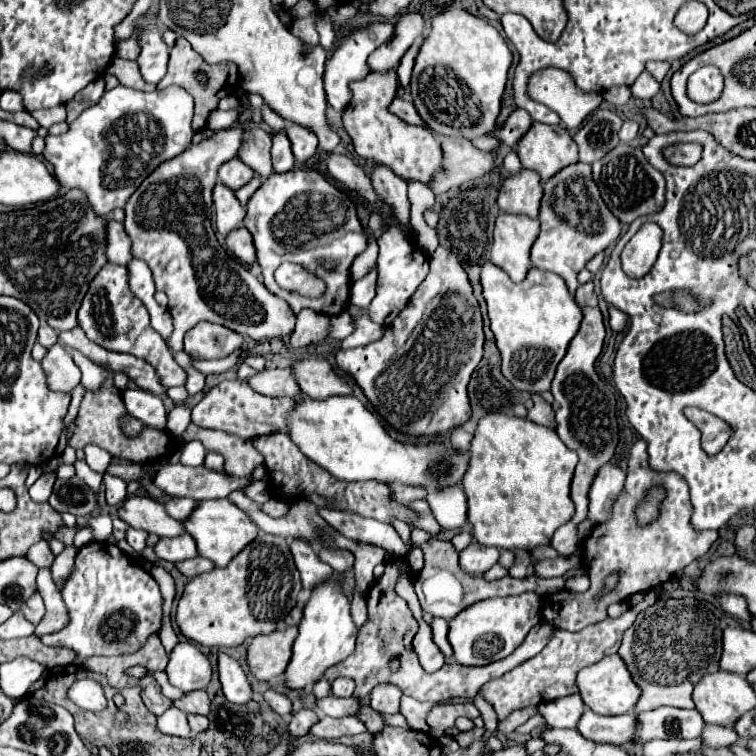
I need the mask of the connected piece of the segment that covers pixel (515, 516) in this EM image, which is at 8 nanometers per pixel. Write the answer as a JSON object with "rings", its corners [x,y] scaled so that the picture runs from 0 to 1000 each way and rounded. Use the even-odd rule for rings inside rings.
{"rings":[[[644,546],[634,554],[620,597],[623,604],[610,642],[618,655],[626,710],[636,721],[649,721],[660,726],[702,729],[713,721],[726,721],[734,700],[750,692],[758,681],[753,639],[763,615],[761,597],[750,594],[731,567],[716,565],[694,552],[673,552],[668,546]]]}

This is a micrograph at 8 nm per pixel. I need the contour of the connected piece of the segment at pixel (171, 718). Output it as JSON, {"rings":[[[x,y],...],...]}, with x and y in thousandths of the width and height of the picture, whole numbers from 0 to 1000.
{"rings":[[[224,935],[213,948],[208,948],[208,962],[210,967],[216,967],[218,972],[231,972],[231,975],[253,975],[250,959],[247,959],[247,943]]]}

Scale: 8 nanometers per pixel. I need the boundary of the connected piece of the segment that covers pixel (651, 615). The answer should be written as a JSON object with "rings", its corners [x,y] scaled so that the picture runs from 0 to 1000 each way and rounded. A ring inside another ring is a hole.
{"rings":[[[919,790],[874,792],[858,806],[848,808],[840,824],[827,835],[819,866],[827,874],[837,901],[848,909],[848,922],[837,938],[840,946],[877,933],[917,938],[914,917],[919,903],[930,893],[951,888],[954,829],[951,819],[943,811],[938,816],[938,811],[940,808],[935,808],[935,803]],[[898,845],[906,851],[901,856],[922,856],[922,866],[898,866]]]}

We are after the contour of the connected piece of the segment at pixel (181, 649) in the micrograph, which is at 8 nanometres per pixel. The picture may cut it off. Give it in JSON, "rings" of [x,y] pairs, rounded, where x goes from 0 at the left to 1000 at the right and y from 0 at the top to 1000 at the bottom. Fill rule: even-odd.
{"rings":[[[239,848],[224,864],[221,880],[224,903],[237,909],[242,917],[271,911],[279,898],[276,872],[250,848]]]}

